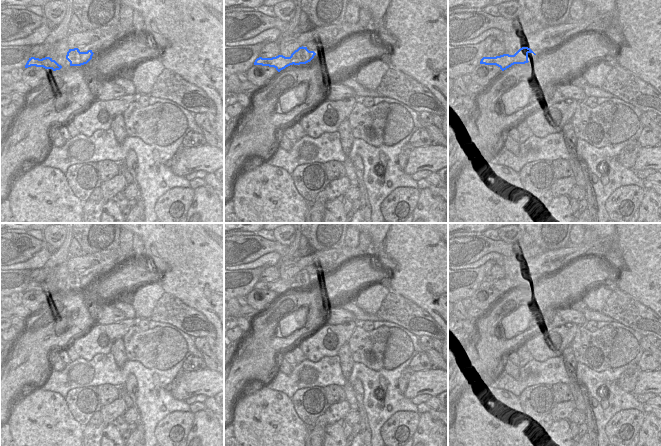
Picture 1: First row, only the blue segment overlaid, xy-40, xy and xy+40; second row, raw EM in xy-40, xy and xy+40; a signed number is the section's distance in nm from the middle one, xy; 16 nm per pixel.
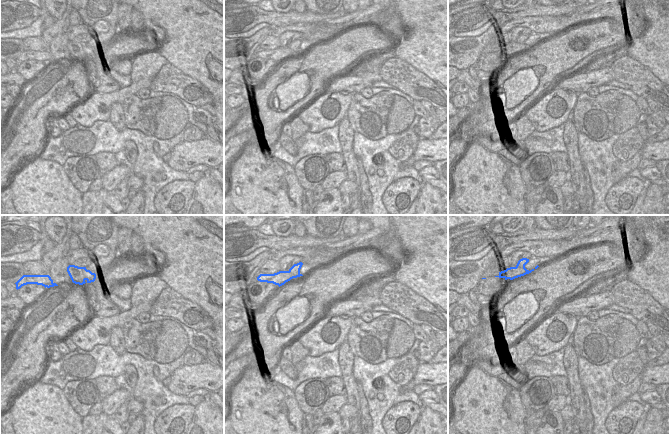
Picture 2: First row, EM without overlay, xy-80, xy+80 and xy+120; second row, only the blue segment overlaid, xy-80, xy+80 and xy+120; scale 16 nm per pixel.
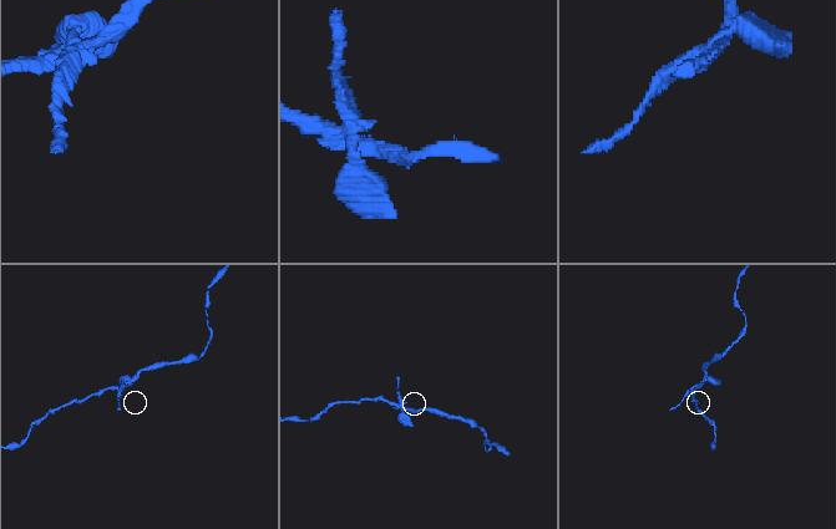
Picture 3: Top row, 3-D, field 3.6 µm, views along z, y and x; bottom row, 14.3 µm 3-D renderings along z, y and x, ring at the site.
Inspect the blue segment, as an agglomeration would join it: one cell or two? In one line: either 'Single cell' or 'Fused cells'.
Fused cells.

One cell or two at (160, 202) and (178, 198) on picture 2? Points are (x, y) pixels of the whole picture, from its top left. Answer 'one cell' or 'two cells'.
one cell

